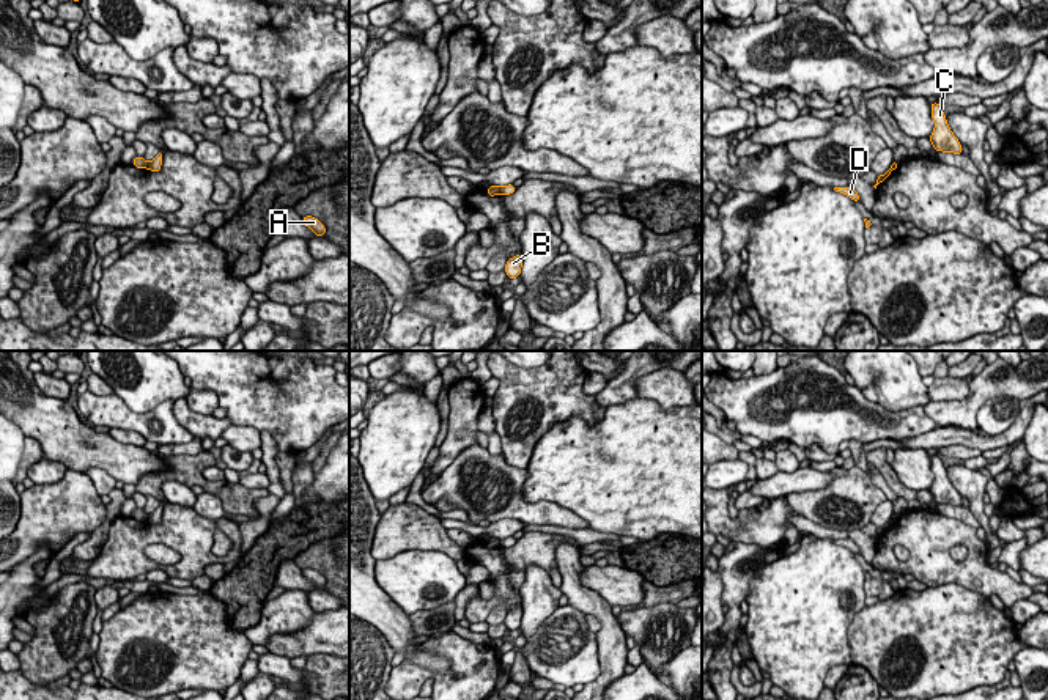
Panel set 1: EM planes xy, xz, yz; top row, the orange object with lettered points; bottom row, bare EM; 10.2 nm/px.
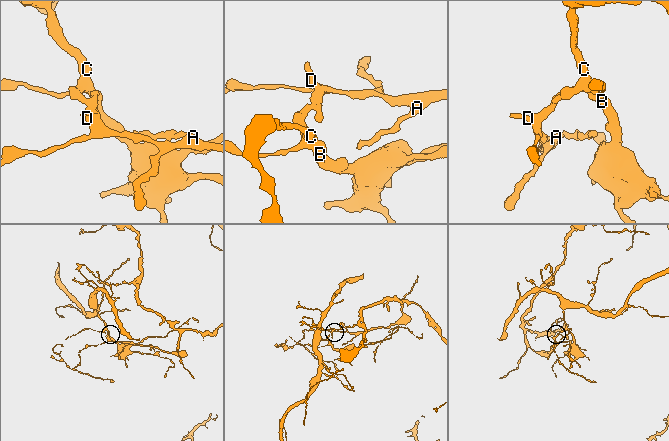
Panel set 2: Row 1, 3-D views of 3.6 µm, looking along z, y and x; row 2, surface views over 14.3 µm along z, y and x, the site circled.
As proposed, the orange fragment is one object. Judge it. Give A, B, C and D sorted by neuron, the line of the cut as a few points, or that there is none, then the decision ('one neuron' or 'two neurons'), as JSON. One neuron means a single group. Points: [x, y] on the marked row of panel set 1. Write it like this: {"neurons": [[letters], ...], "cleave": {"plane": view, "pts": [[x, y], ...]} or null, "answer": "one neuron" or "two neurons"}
{"neurons": [["A", "D"], ["B", "C"]], "cleave": {"plane": "xz", "pts": [[499, 187], [501, 194]]}, "answer": "two neurons"}

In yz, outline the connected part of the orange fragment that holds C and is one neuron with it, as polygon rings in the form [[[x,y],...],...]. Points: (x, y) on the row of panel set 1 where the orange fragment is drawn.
[[[933,102],[930,104],[930,107],[932,107],[932,118],[935,121],[935,129],[928,138],[933,143],[933,149],[943,153],[963,154],[961,143],[952,134],[941,104]]]

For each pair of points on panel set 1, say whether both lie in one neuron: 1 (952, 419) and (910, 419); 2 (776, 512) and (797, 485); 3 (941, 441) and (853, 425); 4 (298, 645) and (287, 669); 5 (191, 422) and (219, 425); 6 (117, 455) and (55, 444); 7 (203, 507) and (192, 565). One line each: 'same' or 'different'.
1: different
2: different
3: different
4: different
5: same
6: same
7: different

